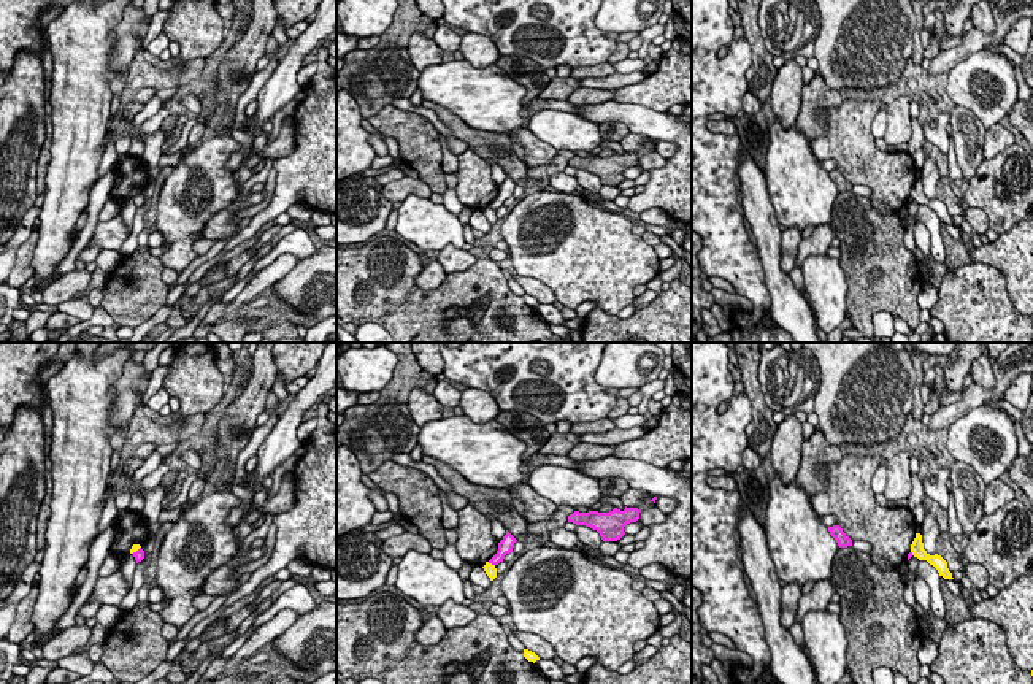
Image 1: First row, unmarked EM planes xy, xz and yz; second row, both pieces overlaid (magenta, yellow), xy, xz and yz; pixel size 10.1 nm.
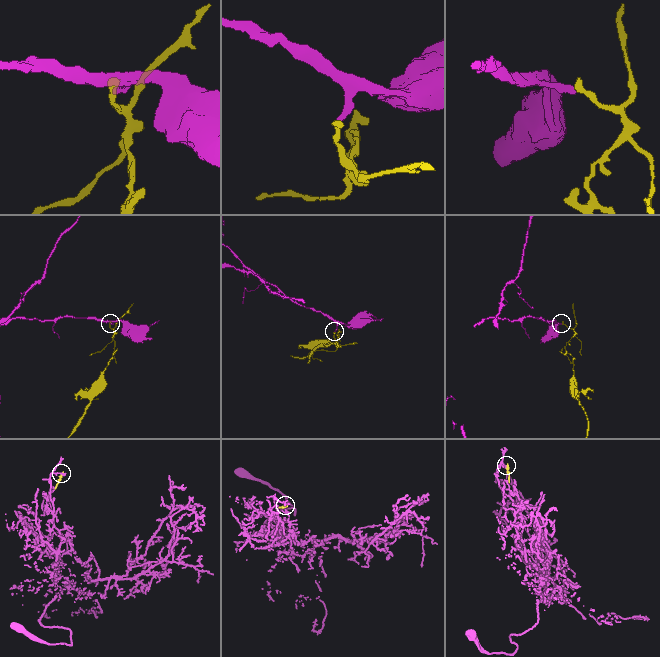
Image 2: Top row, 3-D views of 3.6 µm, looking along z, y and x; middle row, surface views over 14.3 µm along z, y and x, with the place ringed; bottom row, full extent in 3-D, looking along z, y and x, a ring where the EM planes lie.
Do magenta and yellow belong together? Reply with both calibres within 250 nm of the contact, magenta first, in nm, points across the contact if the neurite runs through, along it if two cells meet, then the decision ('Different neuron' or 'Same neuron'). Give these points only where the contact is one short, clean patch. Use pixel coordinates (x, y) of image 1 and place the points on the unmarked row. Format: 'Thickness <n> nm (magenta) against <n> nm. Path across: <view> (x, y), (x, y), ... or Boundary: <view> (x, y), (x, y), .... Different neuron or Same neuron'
Thickness 160 nm (magenta) against 120 nm. Boundary: xz (487, 207), (494, 210). Different neuron

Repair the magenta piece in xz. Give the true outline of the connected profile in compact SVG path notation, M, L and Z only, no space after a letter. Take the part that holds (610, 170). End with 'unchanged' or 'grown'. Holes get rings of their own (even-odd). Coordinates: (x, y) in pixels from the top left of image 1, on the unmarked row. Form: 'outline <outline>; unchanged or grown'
outline M627 151L624 156L617 152L614 152L609 157L574 156L573 159L568 160L568 167L573 167L576 170L586 170L597 175L603 186L620 184L625 179L624 171L630 167L636 167L638 163L639 163L639 154Z; unchanged

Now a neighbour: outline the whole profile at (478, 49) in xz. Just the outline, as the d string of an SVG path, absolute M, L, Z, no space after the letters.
M467 32L462 37L459 51L474 68L493 65L501 56L489 37L474 32Z

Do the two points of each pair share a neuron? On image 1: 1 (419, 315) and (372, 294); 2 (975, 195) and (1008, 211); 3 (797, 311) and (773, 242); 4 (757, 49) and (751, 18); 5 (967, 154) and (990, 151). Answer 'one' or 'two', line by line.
1: two
2: one
3: one
4: one
5: two

